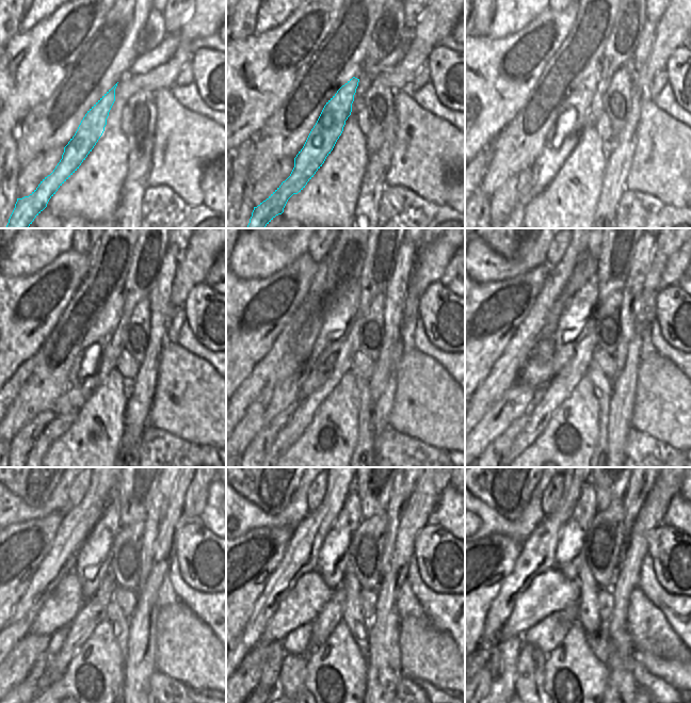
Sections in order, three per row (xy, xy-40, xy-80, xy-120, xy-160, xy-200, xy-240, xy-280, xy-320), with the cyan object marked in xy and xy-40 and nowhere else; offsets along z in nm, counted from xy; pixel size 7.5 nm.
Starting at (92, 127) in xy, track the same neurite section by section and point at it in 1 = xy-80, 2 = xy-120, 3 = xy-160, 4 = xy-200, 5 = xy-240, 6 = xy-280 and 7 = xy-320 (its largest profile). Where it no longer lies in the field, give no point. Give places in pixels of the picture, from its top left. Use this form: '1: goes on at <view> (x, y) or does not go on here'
1: goes on at xy-80 (568, 124)
2: goes on at xy-120 (83, 380)
3: goes on at xy-160 (326, 349)
4: goes on at xy-200 (587, 298)
5: goes on at xy-240 (101, 536)
6: goes on at xy-280 (337, 540)
7: goes on at xy-320 (572, 540)

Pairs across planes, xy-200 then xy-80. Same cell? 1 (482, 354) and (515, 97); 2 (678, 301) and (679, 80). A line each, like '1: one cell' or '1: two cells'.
1: one cell
2: one cell

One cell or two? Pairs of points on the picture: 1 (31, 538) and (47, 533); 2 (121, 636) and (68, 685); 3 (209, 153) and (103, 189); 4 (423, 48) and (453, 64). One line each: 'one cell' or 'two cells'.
1: one cell
2: two cells
3: two cells
4: two cells

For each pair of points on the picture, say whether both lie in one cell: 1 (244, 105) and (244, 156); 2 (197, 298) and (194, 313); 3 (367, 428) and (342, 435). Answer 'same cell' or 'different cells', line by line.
1: different cells
2: same cell
3: different cells

